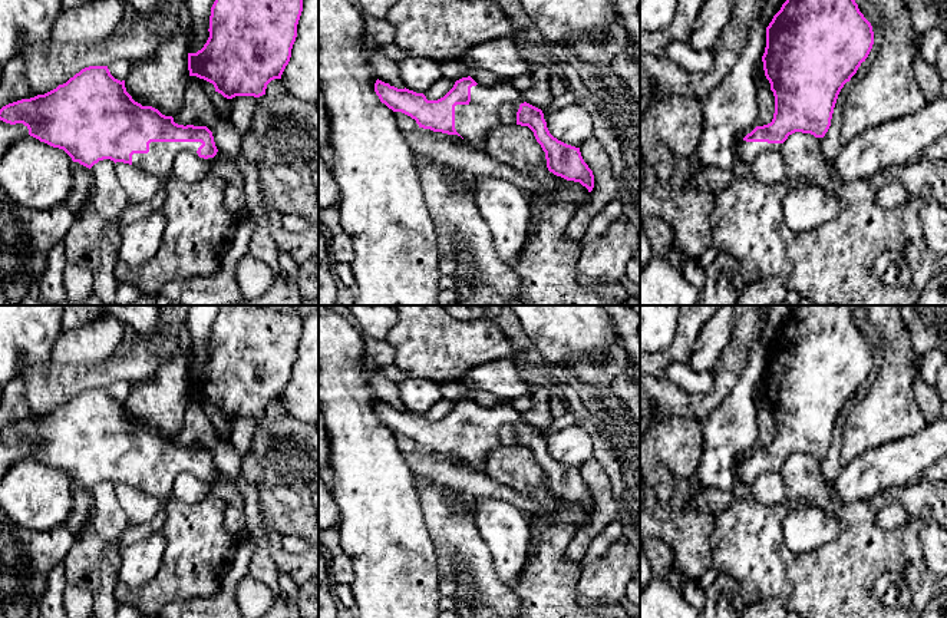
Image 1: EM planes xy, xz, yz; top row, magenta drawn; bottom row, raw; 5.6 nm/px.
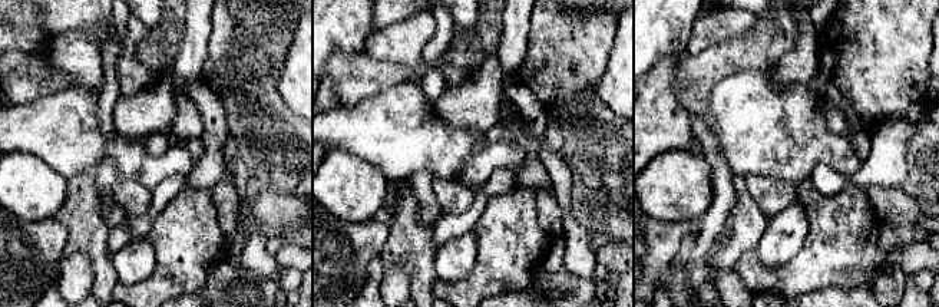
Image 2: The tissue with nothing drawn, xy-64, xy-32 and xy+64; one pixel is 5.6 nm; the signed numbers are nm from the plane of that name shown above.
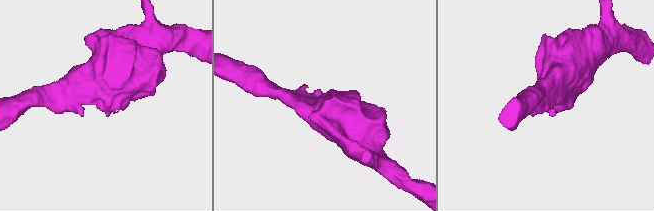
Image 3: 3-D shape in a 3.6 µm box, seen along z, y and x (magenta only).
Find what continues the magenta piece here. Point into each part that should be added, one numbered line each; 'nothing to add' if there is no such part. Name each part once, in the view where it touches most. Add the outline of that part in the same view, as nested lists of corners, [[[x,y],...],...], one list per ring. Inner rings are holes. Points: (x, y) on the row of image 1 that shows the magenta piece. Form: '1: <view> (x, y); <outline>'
1: xy (158, 161); [[[151,142],[148,153],[132,155],[132,166],[165,181],[172,172],[176,155],[191,152],[198,156],[201,145],[201,142]]]

